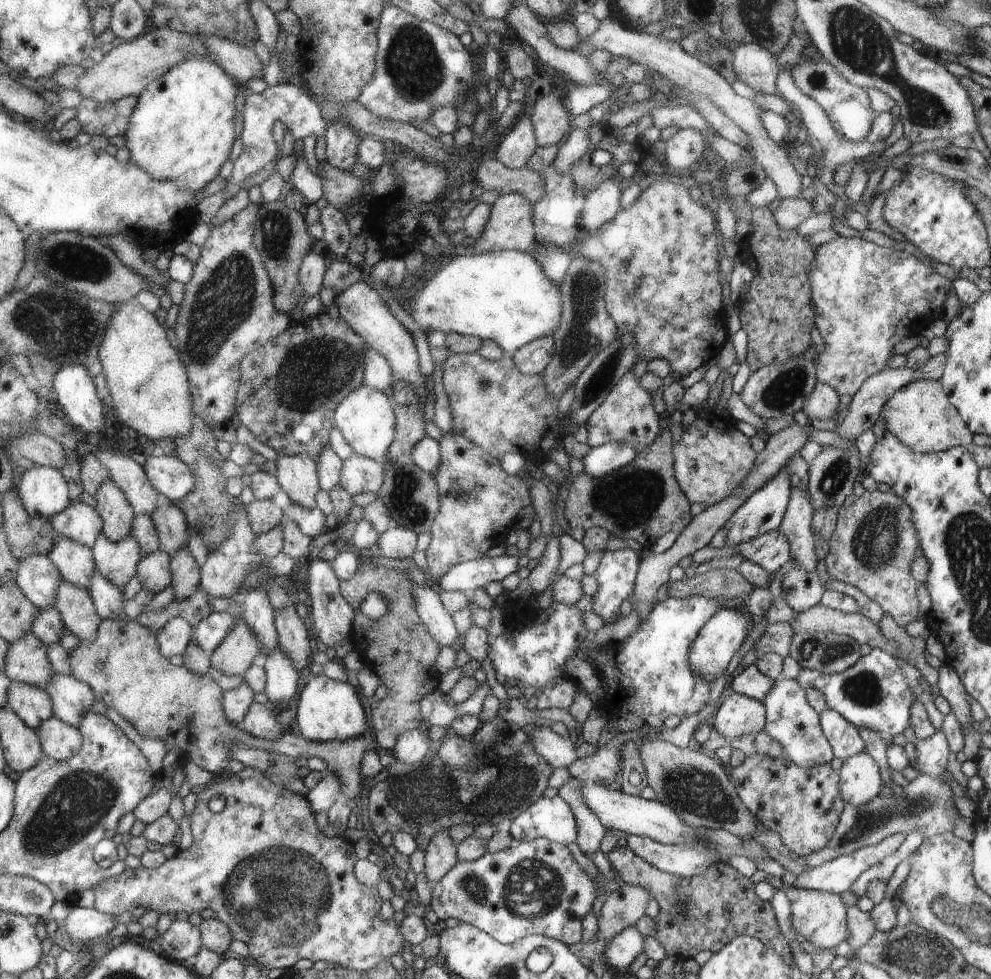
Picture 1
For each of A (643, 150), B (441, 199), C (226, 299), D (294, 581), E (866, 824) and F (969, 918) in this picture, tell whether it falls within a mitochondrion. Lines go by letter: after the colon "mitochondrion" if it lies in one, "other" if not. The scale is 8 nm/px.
A: other
B: other
C: mitochondrion
D: other
E: mitochondrion
F: mitochondrion

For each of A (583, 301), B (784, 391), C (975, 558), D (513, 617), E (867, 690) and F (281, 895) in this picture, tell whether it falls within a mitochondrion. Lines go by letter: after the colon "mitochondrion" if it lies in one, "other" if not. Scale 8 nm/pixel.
A: mitochondrion
B: mitochondrion
C: mitochondrion
D: other
E: mitochondrion
F: mitochondrion

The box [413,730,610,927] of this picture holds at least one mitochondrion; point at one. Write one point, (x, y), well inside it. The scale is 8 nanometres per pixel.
(534, 887)

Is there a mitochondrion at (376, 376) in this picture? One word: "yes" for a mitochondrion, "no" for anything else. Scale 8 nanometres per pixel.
no

